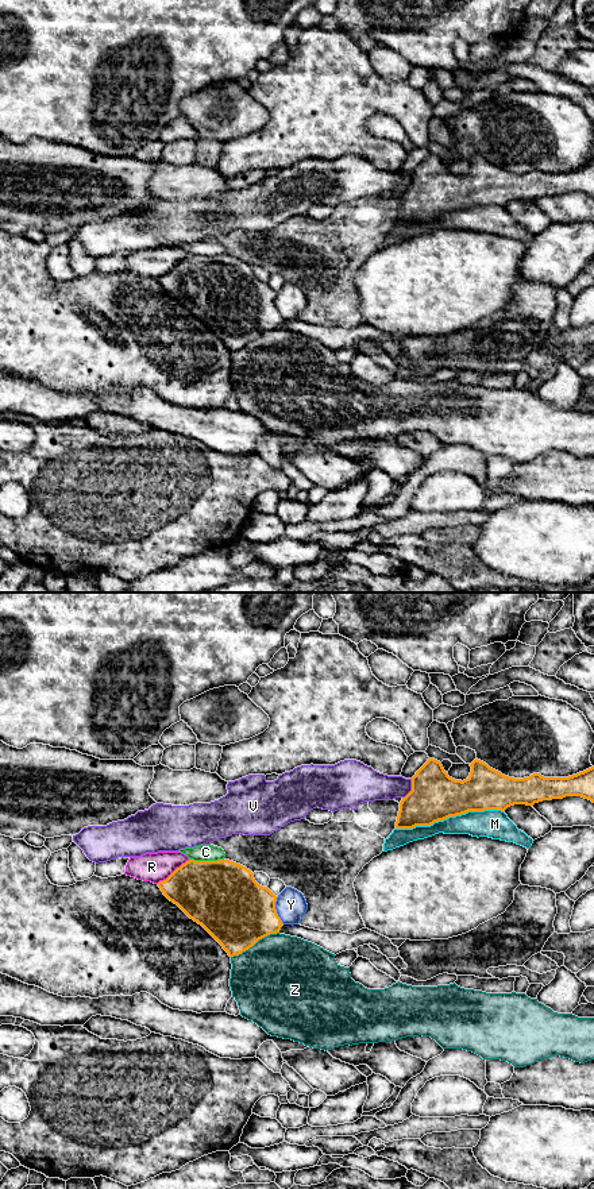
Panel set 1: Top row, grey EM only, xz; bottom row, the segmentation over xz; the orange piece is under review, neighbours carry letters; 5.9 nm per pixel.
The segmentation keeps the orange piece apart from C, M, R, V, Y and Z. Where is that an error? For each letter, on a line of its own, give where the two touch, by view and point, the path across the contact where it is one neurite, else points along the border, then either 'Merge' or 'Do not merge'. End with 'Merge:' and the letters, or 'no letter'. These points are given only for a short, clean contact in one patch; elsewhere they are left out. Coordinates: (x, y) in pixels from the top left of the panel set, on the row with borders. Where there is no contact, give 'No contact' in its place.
C: Touches orange at xz (207, 861). Do not merge
M: Touches orange at xz (448, 817). Do not merge
R: Touches orange at xz (174, 871). Do not merge
V: Touches orange at xz (412, 788). Do not merge
Y: Touches orange at xz (276, 910). Do not merge
Z: Touches orange at xz (254, 944). Boundary: xz (278, 931), (259, 938), (251, 946), (231, 957). Do not merge
Merge: no letter

